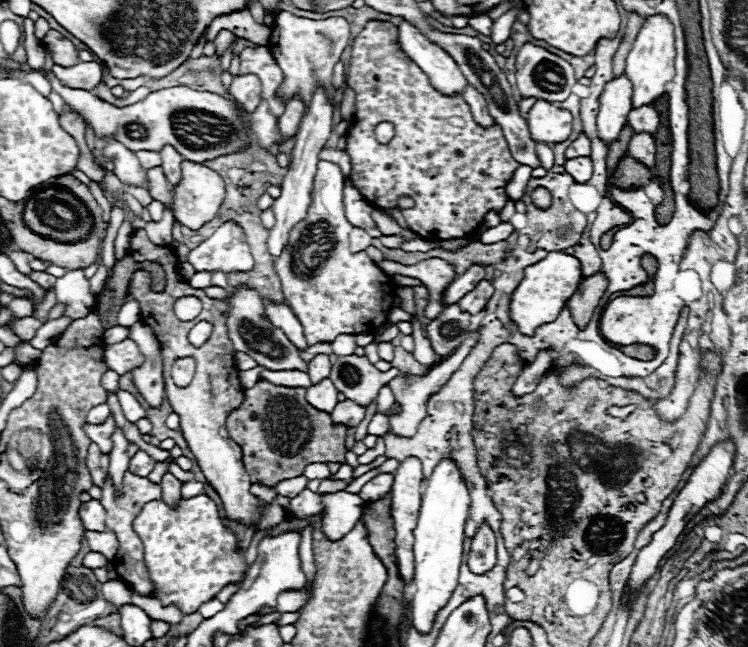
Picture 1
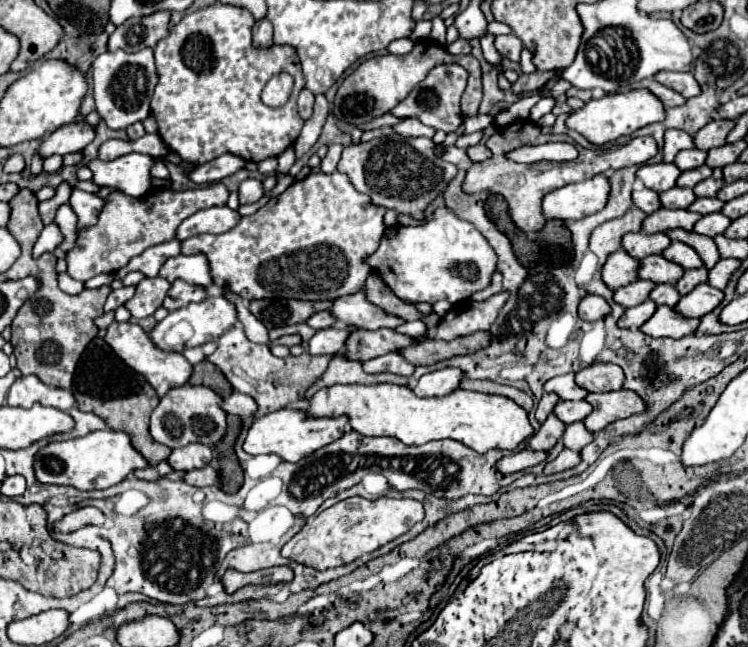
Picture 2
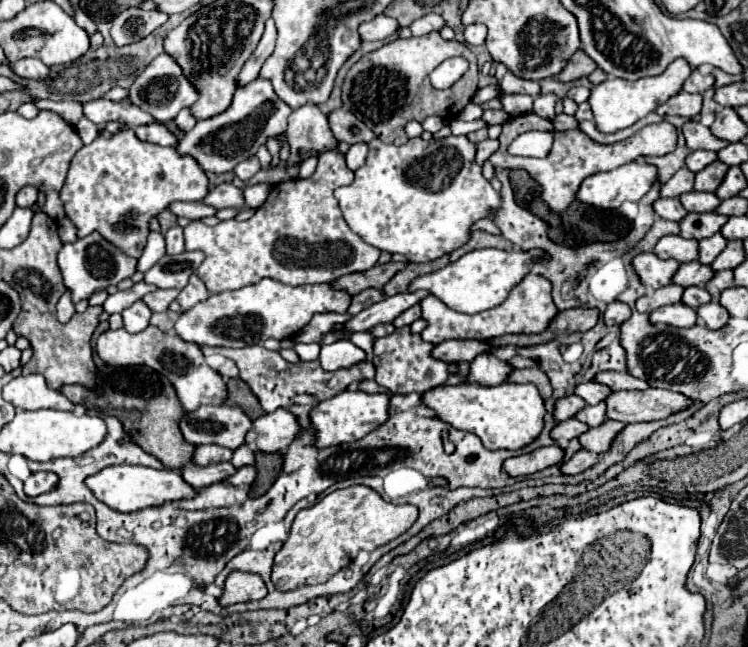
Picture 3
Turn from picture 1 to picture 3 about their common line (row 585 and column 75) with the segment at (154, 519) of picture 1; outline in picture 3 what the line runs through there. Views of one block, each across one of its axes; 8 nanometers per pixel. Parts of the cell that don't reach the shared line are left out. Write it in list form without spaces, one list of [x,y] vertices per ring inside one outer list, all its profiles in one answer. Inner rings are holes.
[[[124,130],[110,138],[98,136],[92,144],[82,146],[70,162],[60,198],[66,216],[78,230],[78,238],[100,232],[110,244],[140,258],[148,224],[172,202],[204,200],[208,194],[208,176],[192,156],[178,154],[176,148],[164,148],[138,140],[134,130]]]

